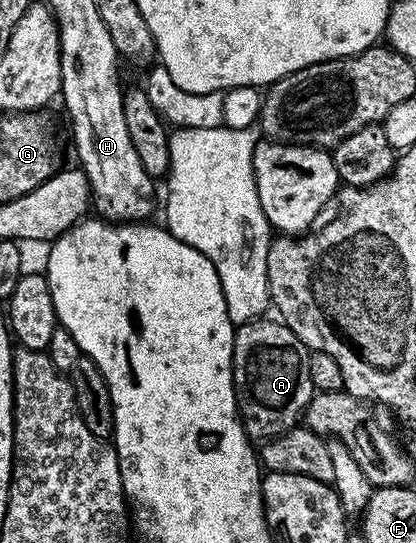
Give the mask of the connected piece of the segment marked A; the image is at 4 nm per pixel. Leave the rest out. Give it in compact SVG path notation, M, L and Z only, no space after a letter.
M261 317L241 323L232 337L232 380L236 386L236 405L249 440L267 441L276 439L301 422L314 394L310 381L309 349L304 342L279 318Z

